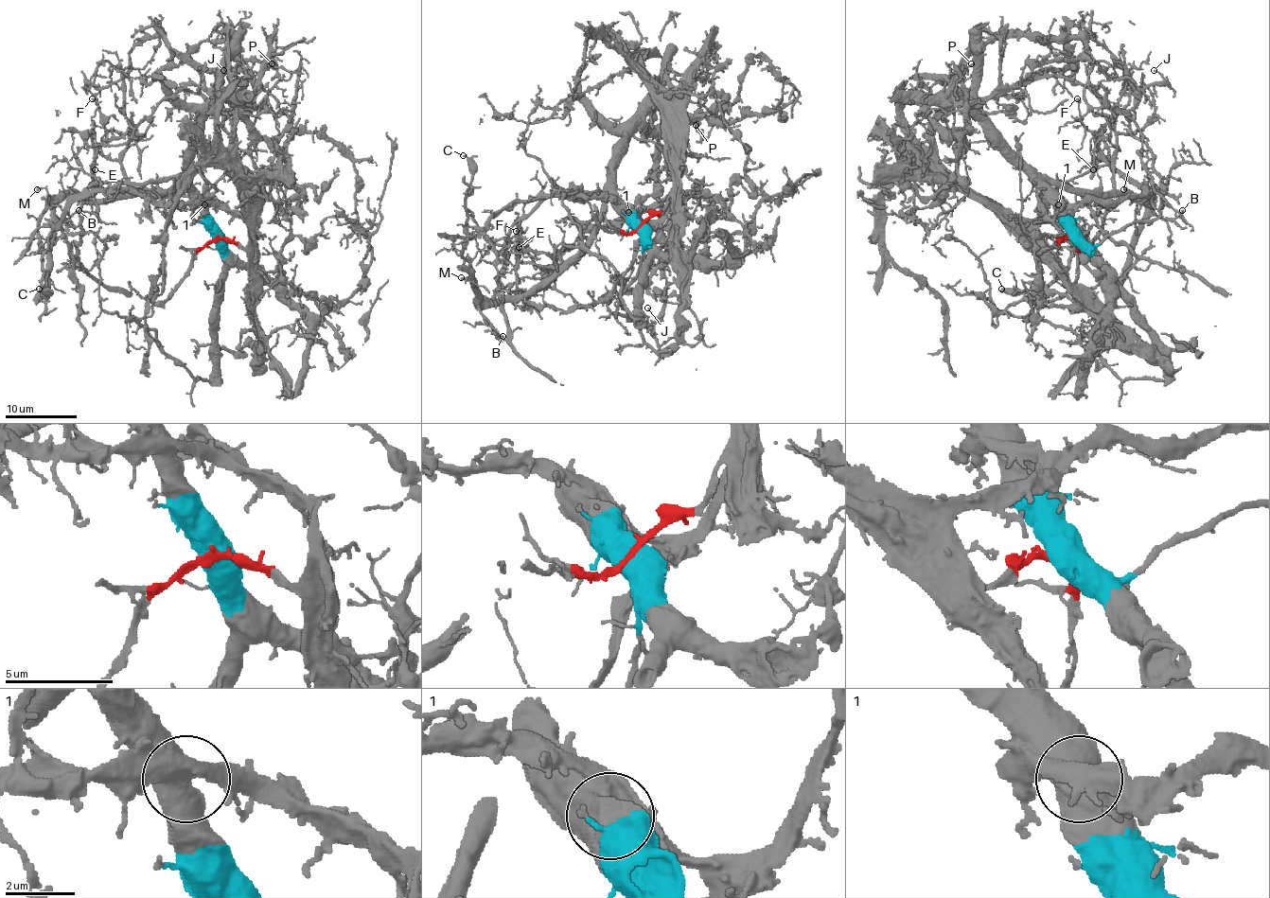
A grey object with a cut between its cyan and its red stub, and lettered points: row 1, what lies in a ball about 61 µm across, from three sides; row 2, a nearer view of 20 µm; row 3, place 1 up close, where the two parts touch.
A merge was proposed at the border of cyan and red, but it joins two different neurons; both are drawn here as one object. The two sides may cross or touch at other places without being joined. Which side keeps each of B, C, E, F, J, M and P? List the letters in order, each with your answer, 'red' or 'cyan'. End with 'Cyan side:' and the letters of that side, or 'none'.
B: cyan
C: cyan
E: red
F: cyan
J: cyan
M: cyan
P: cyan
Cyan side: B, C, F, J, M, P

